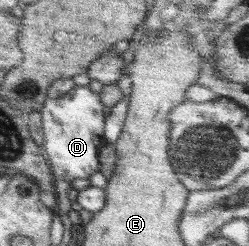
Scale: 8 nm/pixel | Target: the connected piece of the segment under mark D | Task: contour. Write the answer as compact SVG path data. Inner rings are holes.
M75 85L64 96L46 100L39 112L44 136L42 151L55 180L71 183L99 172L100 152L104 147L104 108L98 94L88 86Z

